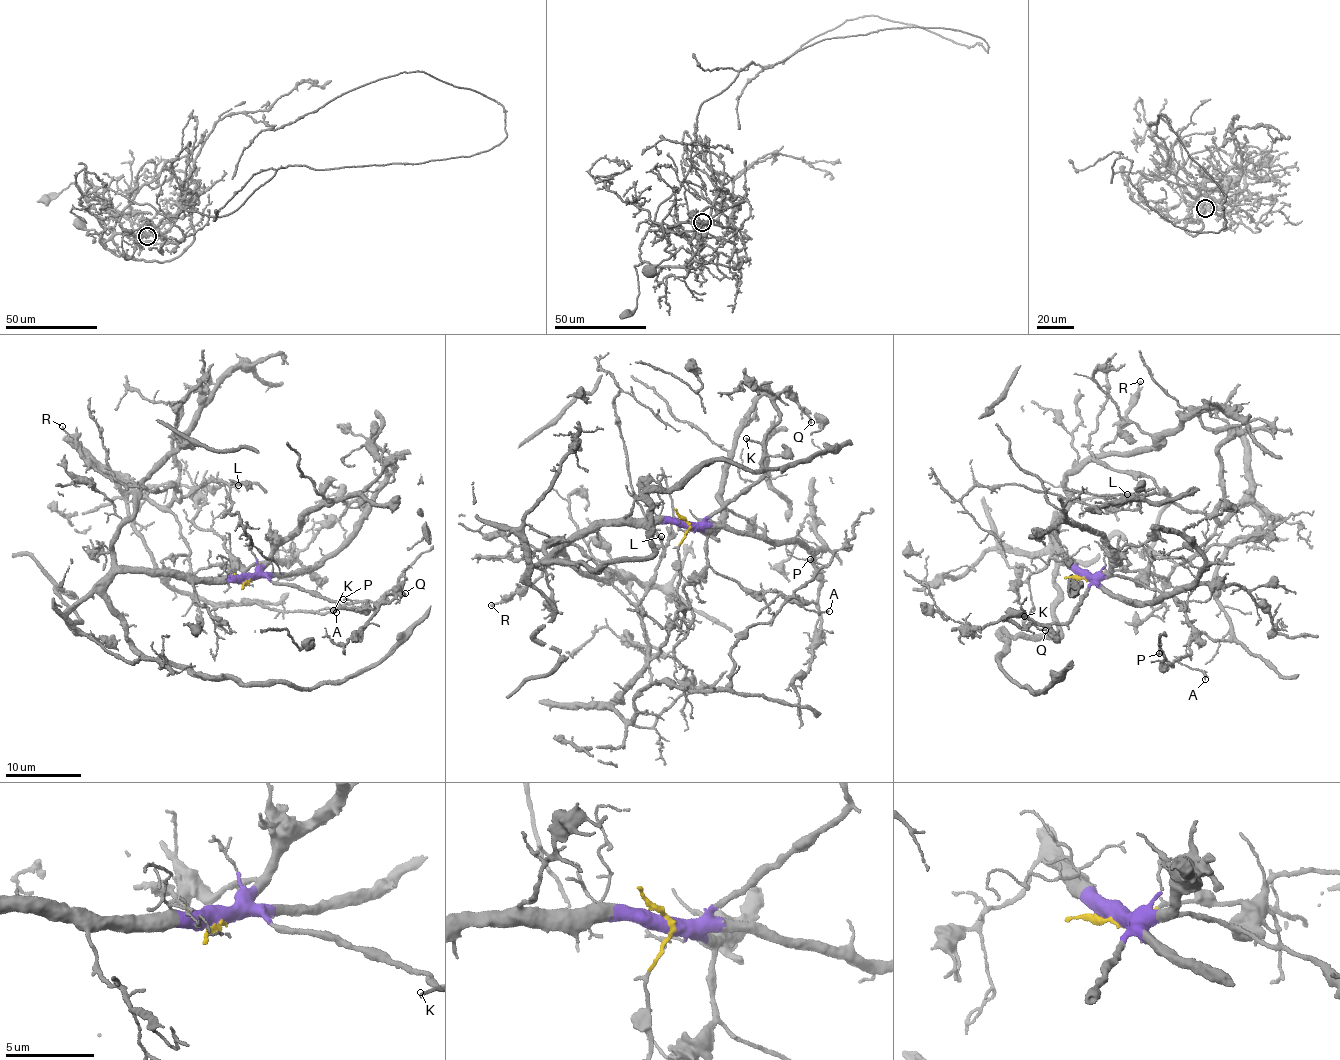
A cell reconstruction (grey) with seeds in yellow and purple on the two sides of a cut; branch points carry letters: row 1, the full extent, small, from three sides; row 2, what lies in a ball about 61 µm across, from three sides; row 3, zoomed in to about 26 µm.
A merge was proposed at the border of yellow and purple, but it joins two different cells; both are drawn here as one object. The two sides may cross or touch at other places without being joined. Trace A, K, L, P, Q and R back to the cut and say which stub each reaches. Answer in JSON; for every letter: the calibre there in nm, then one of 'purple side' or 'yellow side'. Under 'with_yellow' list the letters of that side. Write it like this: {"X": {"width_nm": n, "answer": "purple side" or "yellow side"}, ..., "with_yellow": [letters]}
{"A": {"width_nm": 150, "answer": "yellow side"}, "K": {"width_nm": 170, "answer": "purple side"}, "L": {"width_nm": 130, "answer": "yellow side"}, "P": {"width_nm": 130, "answer": "yellow side"}, "Q": {"width_nm": 170, "answer": "purple side"}, "R": {"width_nm": 130, "answer": "purple side"}, "with_yellow": ["A", "L", "P"]}

